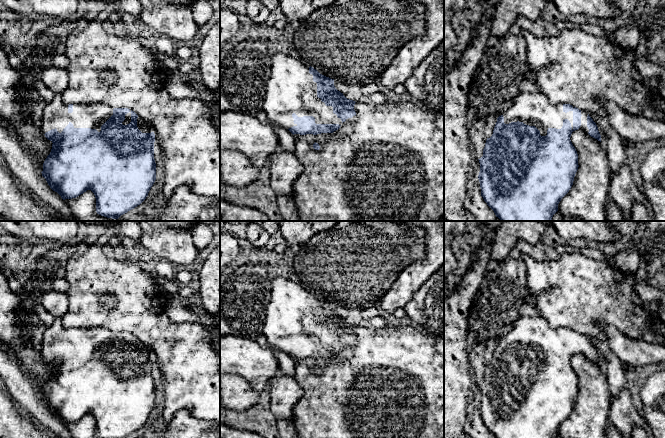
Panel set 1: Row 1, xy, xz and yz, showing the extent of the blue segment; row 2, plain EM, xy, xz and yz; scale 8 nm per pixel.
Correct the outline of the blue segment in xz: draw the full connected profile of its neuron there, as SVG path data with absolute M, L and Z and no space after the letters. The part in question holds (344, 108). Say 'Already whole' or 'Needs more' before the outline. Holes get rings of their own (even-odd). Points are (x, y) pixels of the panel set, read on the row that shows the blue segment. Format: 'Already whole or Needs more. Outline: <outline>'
Needs more. Outline: M275 53L272 56L263 101L263 109L269 122L288 129L294 136L296 134L333 133L345 121L354 123L356 119L355 103L335 88L334 79L305 65L291 53Z

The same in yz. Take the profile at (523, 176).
Needs more. Outline: M535 89L520 92L510 108L497 118L493 134L487 138L483 156L478 159L481 196L501 221L551 221L558 204L569 192L578 170L578 154L570 137L573 131L583 130L601 142L593 119L585 111L570 104L552 104L546 95Z

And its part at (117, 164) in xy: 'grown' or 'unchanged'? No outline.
grown

